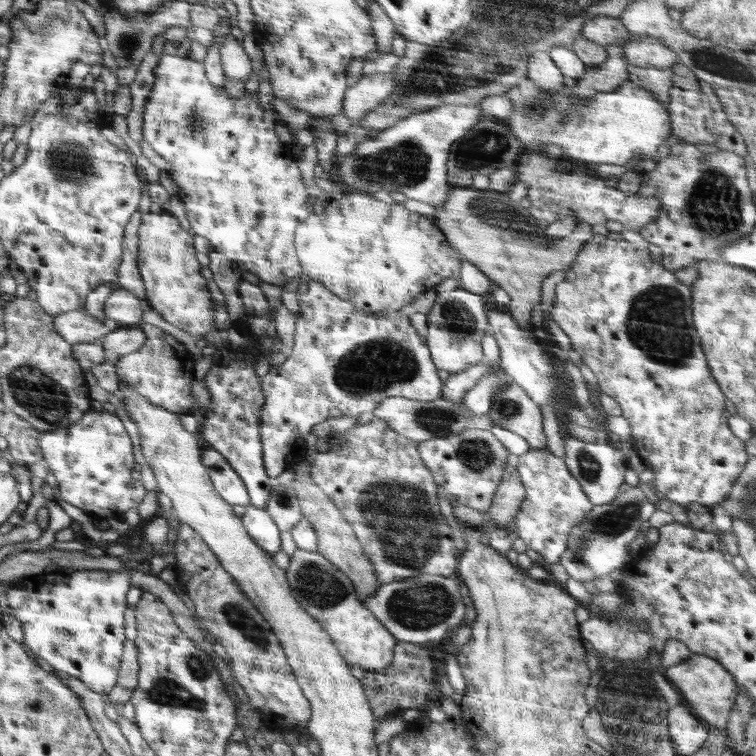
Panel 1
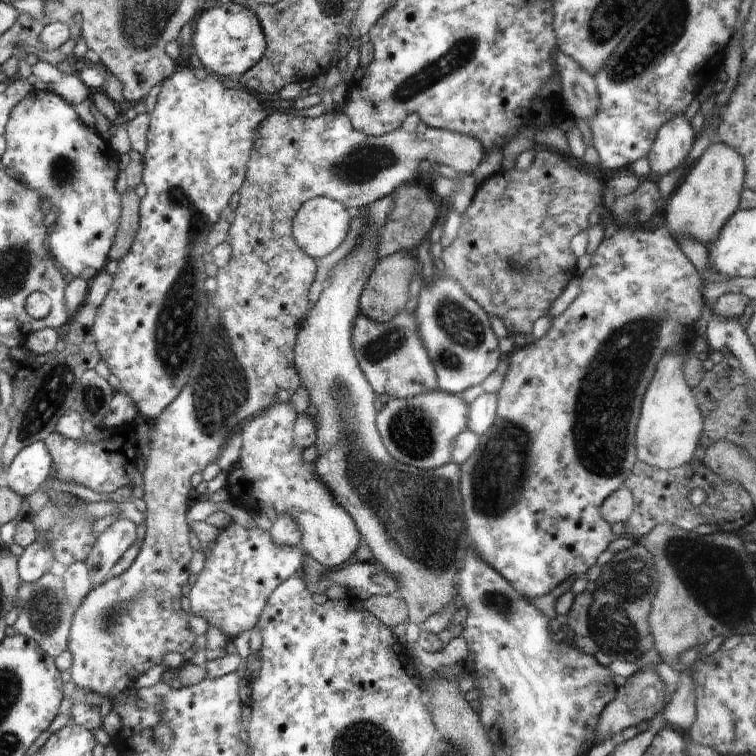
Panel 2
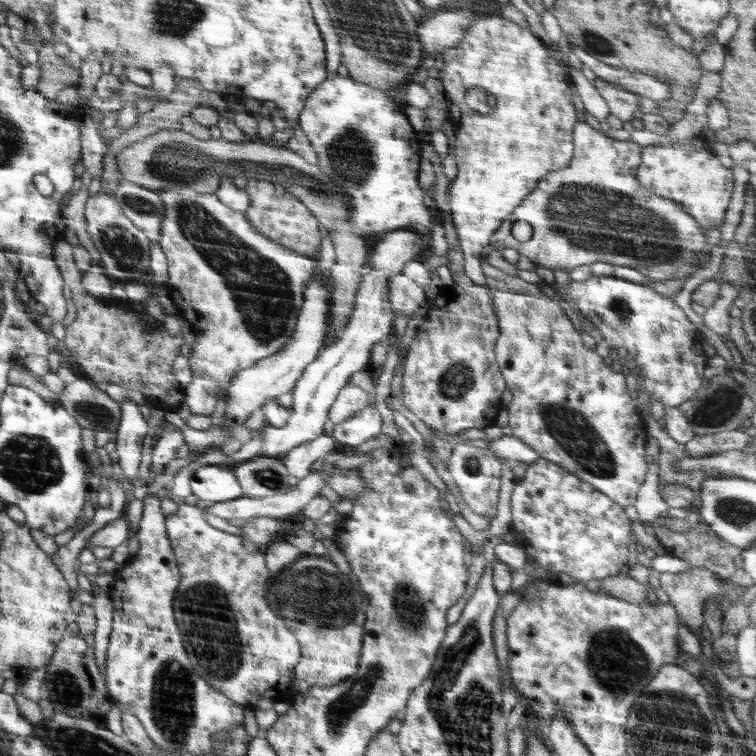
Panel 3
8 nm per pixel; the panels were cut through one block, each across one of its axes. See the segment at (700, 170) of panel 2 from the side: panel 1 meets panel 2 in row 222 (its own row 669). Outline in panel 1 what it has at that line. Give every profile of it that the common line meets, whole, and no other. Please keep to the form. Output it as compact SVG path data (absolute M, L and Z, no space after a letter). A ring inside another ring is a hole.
M692 654L688 660L668 667L664 676L682 694L682 699L692 714L708 727L718 727L725 732L731 708L739 691L734 677L717 660L702 654Z

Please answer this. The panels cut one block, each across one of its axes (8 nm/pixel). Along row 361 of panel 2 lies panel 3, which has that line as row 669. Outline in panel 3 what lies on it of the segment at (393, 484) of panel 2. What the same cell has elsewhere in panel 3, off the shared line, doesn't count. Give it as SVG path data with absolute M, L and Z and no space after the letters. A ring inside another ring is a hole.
M299 556L271 575L265 594L270 610L274 610L274 614L282 618L298 638L301 655L295 666L294 681L330 687L339 685L358 671L366 608L362 608L364 592L352 574L342 572L328 556Z

